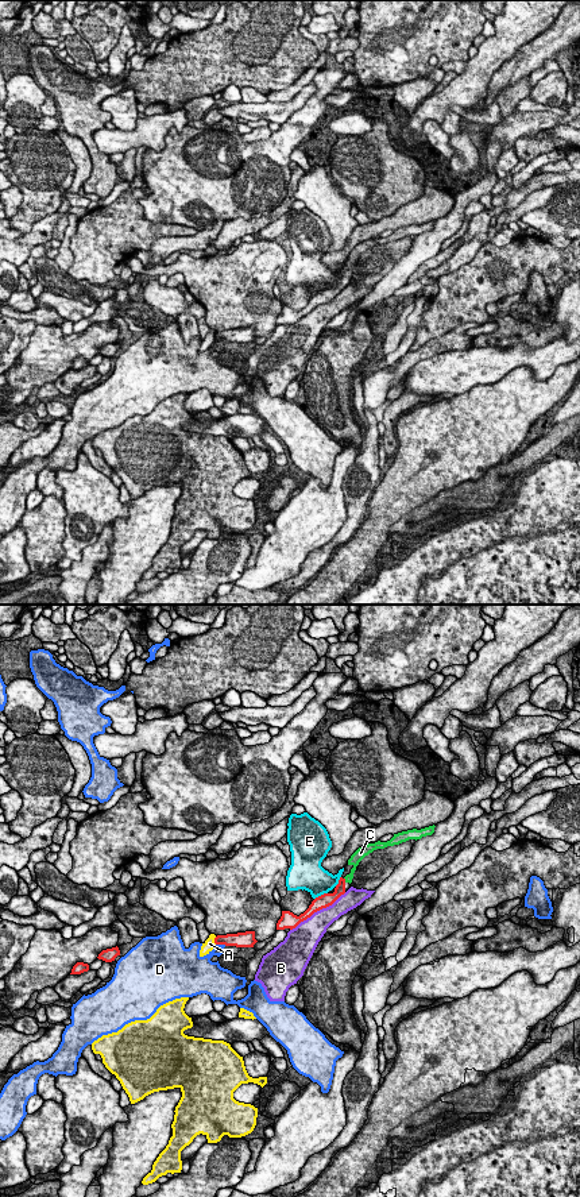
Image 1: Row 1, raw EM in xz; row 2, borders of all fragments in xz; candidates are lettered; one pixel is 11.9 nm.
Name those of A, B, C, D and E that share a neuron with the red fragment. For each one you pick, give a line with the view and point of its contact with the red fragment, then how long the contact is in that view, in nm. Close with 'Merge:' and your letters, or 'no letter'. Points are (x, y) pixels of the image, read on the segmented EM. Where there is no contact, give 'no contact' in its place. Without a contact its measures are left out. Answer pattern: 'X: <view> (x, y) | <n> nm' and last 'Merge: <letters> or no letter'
C: xz (344, 880) | 70 nm
Merge: C

